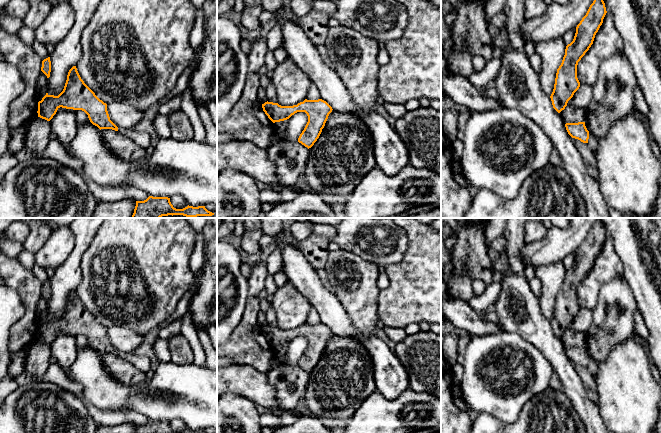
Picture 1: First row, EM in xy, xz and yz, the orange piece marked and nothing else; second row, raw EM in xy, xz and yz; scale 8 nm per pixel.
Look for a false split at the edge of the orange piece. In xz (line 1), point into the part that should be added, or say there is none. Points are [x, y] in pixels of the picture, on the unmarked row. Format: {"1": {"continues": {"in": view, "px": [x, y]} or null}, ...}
{"1": {"continues": null}}

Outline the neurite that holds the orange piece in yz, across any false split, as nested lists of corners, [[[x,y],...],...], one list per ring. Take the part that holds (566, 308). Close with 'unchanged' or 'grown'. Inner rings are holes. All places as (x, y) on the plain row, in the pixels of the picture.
[[[597,219],[586,239],[576,251],[573,265],[566,270],[562,287],[557,293],[553,316],[550,320],[553,332],[560,337],[579,313],[577,289],[593,268],[596,257],[606,239],[605,227]]] | unchanged

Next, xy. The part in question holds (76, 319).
[[[76,290],[69,294],[64,313],[58,320],[46,317],[38,326],[38,341],[50,345],[60,331],[84,335],[90,346],[100,354],[118,355],[118,351],[110,344],[107,328],[84,307]]] | unchanged

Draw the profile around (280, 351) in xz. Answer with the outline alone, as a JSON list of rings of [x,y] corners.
[[[288,343],[280,346],[275,346],[274,347],[275,360],[282,363],[286,357],[287,350],[288,350]]]

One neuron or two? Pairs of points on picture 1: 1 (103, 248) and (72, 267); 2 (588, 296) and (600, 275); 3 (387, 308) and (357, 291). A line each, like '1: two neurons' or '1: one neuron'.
1: two neurons
2: one neuron
3: two neurons

